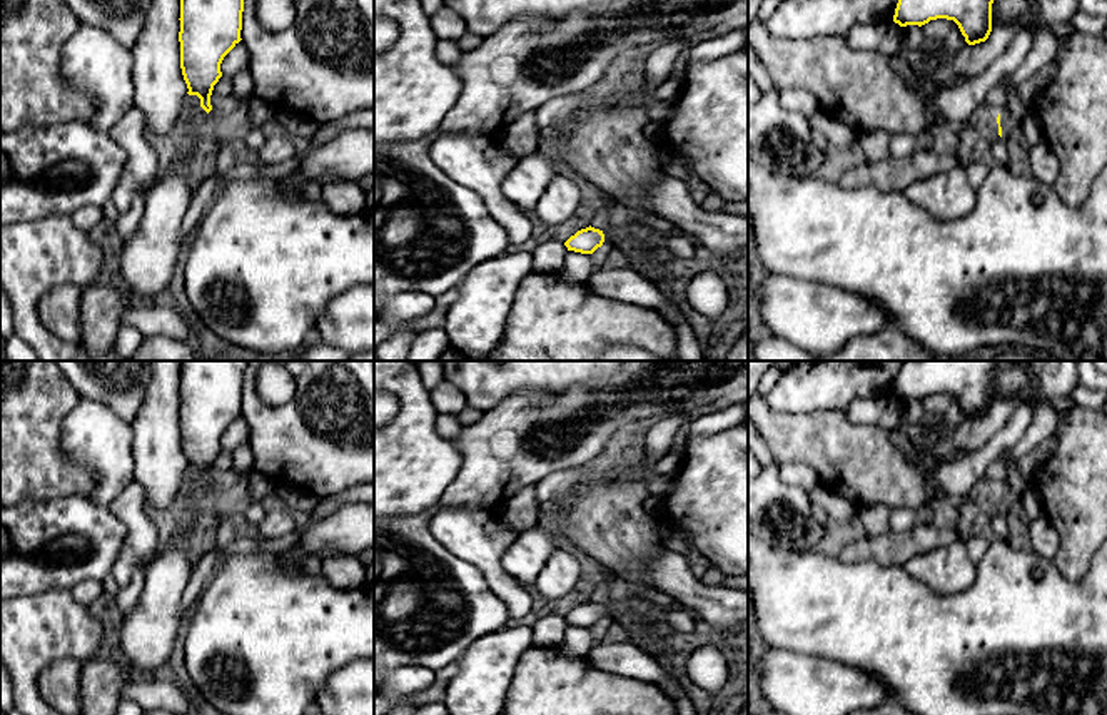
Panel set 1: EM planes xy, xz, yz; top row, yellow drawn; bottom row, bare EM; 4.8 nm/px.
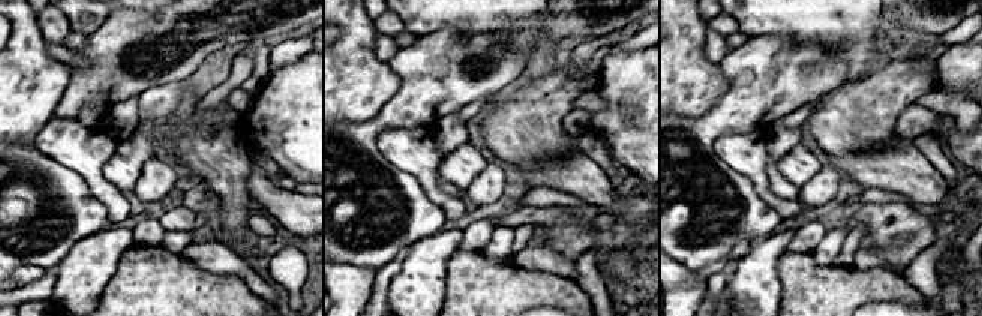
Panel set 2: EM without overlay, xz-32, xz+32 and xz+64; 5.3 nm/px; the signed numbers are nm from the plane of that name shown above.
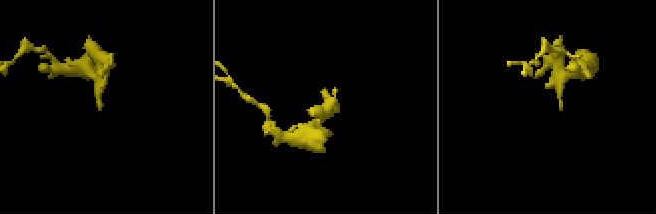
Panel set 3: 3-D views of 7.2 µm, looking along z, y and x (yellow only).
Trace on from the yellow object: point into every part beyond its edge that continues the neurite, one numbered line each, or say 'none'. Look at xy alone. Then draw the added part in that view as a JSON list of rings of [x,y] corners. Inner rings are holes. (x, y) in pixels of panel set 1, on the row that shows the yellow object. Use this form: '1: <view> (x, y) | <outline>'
none

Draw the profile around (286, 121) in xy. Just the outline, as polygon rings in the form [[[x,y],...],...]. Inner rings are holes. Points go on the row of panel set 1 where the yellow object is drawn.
[[[279,107],[279,110],[275,112],[274,125],[272,125],[272,129],[275,130],[281,130],[287,135],[302,137],[309,142],[314,140],[321,127],[322,127],[322,122],[312,120],[287,107]]]

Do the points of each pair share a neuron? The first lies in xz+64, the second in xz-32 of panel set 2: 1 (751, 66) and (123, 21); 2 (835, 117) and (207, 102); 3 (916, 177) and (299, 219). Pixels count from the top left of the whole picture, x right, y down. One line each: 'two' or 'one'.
1: one
2: two
3: one

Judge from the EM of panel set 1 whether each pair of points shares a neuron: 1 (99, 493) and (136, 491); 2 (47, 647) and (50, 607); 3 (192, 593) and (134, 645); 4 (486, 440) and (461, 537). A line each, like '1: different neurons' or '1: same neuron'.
1: different neurons
2: same neuron
3: different neurons
4: different neurons

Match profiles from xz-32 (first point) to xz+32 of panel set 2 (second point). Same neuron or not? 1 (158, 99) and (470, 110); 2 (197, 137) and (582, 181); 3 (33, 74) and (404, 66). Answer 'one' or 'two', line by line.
1: one
2: two
3: two

